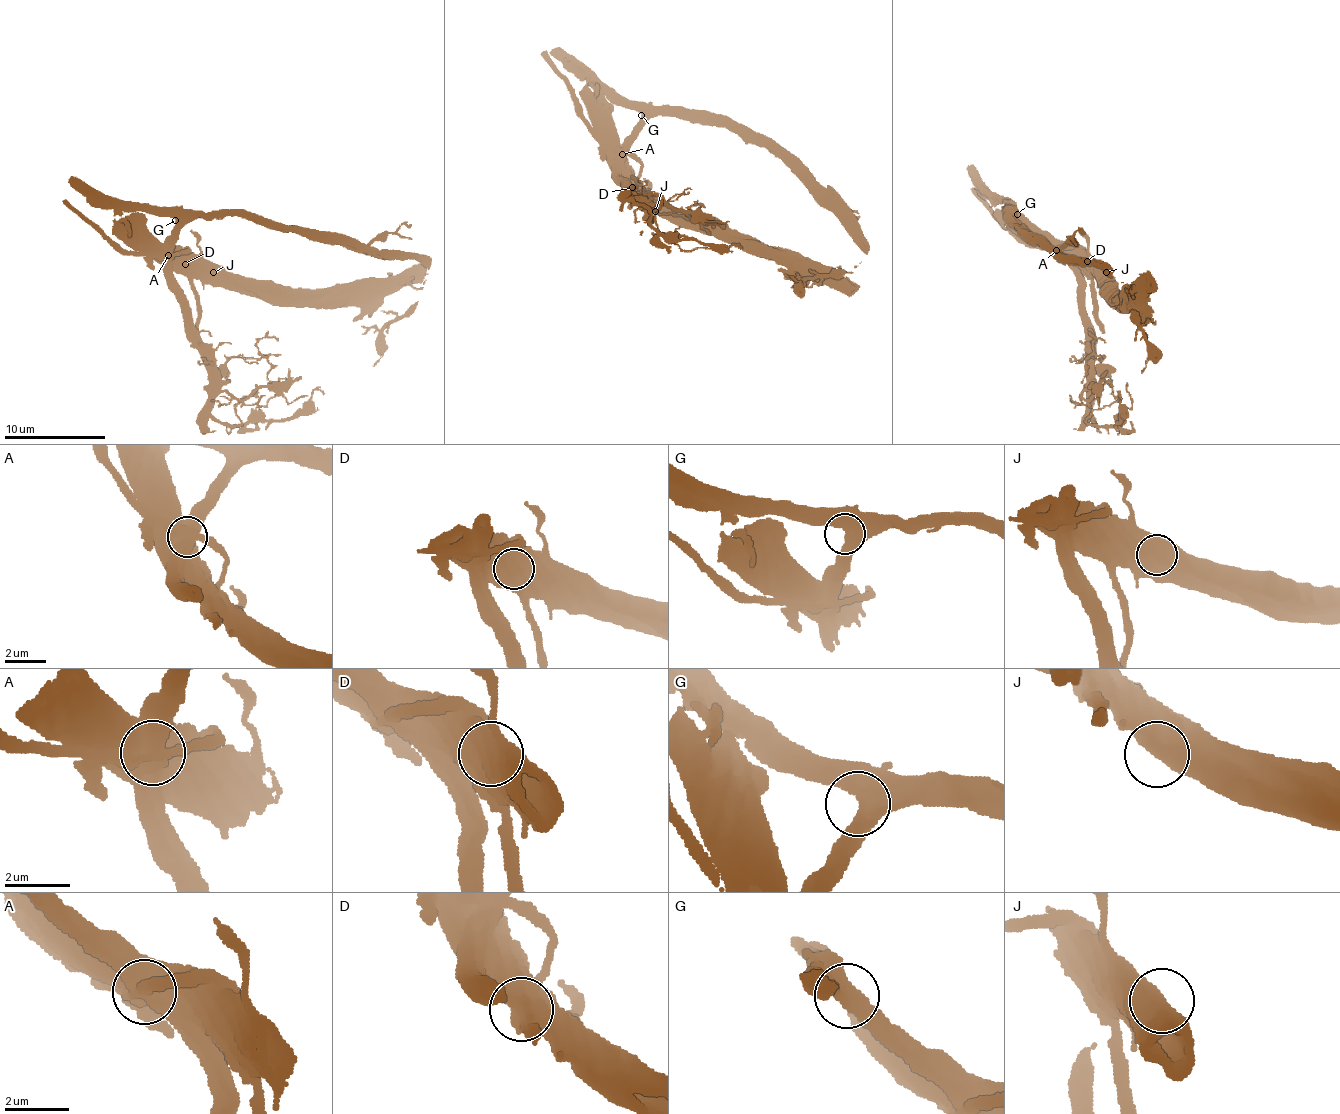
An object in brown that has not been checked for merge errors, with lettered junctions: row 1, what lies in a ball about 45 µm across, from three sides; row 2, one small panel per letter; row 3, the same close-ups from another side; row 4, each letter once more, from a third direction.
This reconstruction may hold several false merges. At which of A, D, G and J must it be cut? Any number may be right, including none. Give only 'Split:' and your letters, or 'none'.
Split: A, D

